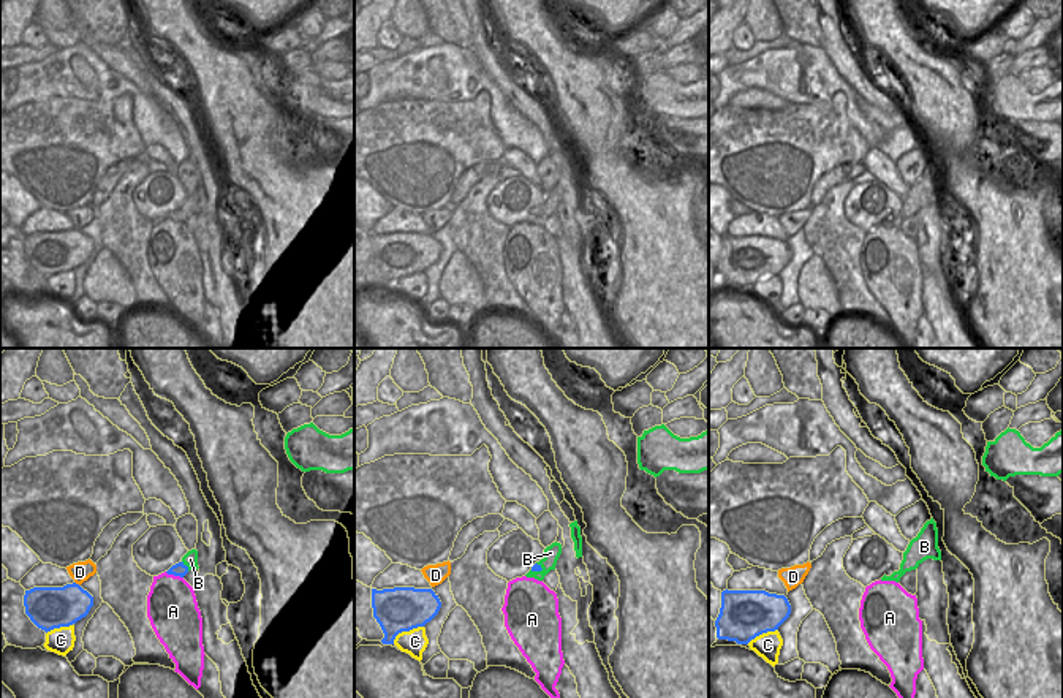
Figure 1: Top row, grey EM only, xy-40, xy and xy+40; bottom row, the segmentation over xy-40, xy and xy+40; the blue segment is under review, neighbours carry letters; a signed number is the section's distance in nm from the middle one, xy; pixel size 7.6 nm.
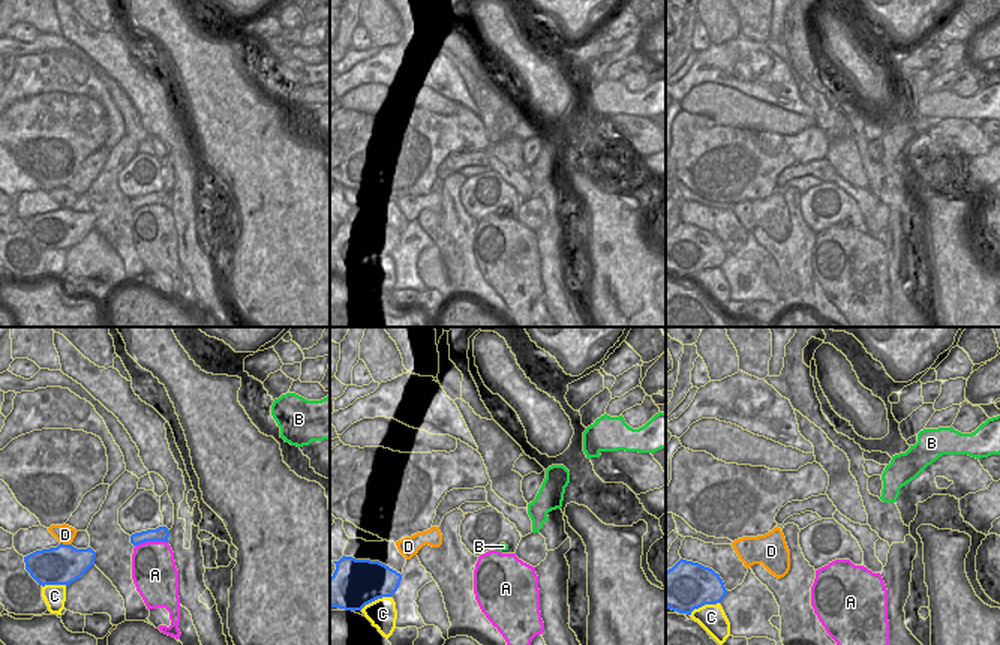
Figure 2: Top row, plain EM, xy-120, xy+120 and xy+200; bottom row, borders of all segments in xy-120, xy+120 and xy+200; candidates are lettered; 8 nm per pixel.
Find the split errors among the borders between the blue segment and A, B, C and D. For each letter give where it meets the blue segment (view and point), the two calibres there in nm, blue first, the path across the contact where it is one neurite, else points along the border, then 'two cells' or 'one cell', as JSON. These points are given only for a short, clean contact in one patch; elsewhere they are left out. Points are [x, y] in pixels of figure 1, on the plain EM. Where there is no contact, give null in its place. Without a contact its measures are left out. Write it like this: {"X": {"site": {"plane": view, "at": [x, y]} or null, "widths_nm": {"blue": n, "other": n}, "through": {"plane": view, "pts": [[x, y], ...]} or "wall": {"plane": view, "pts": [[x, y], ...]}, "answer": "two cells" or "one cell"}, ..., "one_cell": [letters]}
{"A": {"site": {"plane": "xy-40", "at": [174, 220]}, "widths_nm": {"blue": 100, "other": 380}, "answer": "two cells"}, "B": {"site": {"plane": "xy-40", "at": [185, 211]}, "widths_nm": {"blue": 100, "other": 120}, "wall": {"plane": "xy-40", "pts": [[182, 206], [189, 216]]}, "answer": "two cells"}, "C": {"site": {"plane": "xy", "at": [405, 276]}, "widths_nm": {"blue": 340, "other": 190}, "answer": "two cells"}, "D": {"site": {"plane": "xy-40", "at": [78, 230]}, "widths_nm": {"blue": 320, "other": 150}, "answer": "two cells"}, "one_cell": []}

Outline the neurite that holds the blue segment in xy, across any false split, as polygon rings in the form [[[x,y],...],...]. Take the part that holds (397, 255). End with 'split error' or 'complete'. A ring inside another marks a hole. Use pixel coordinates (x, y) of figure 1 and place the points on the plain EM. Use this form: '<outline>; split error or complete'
[[[372,234],[372,253],[384,279],[381,288],[394,290],[399,279],[430,267],[438,260],[441,247],[432,234]]]; complete

